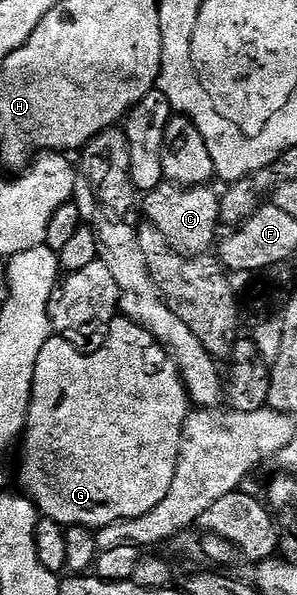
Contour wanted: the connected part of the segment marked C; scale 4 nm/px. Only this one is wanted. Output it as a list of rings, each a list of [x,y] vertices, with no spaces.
[[[163,180],[155,190],[145,191],[142,210],[146,213],[145,221],[158,231],[164,240],[177,254],[193,256],[213,251],[220,229],[219,191],[213,190],[213,185],[204,186],[173,186]]]

